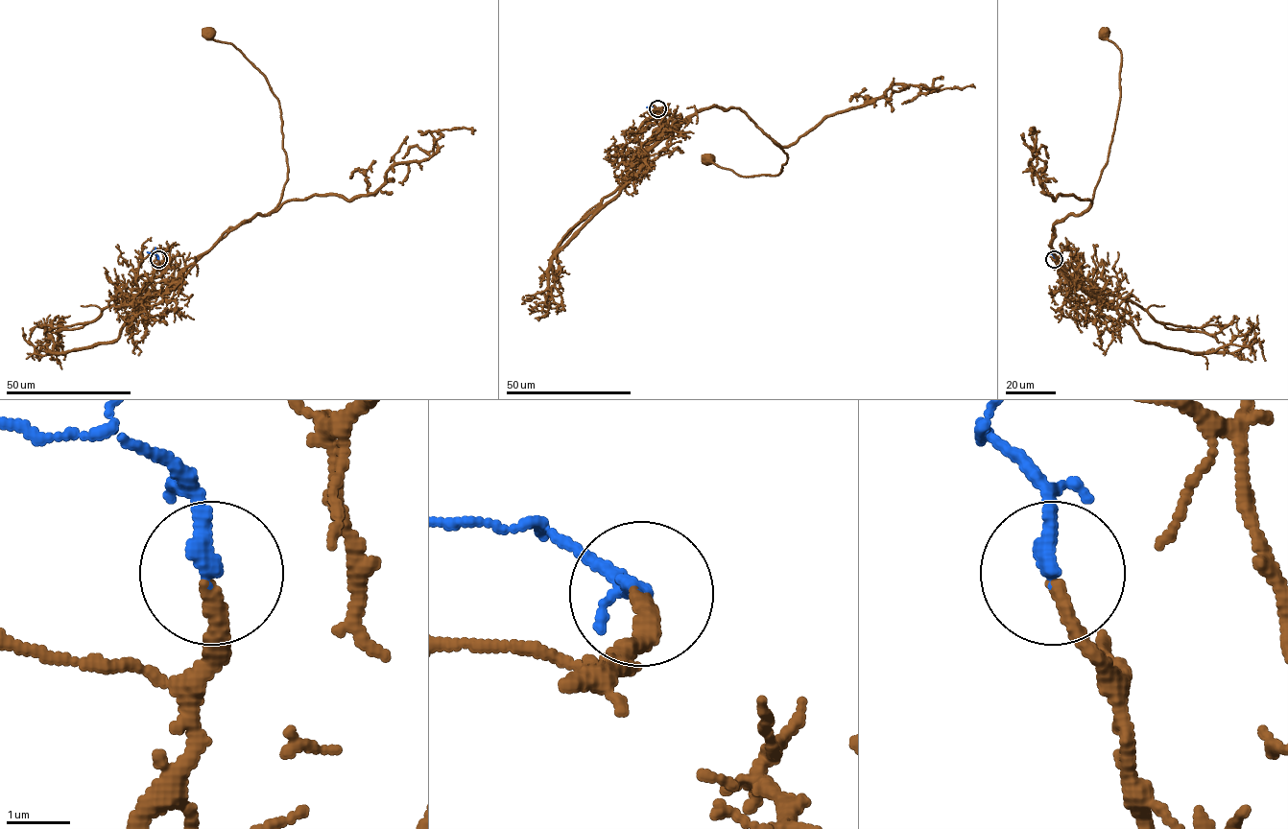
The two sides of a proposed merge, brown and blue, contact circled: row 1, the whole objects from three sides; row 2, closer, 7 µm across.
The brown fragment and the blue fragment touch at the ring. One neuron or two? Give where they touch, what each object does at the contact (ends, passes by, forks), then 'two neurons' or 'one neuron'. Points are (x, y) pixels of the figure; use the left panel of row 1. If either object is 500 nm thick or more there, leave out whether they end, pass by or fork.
at (158, 259); brown ends there; blue ends there; one neuron

